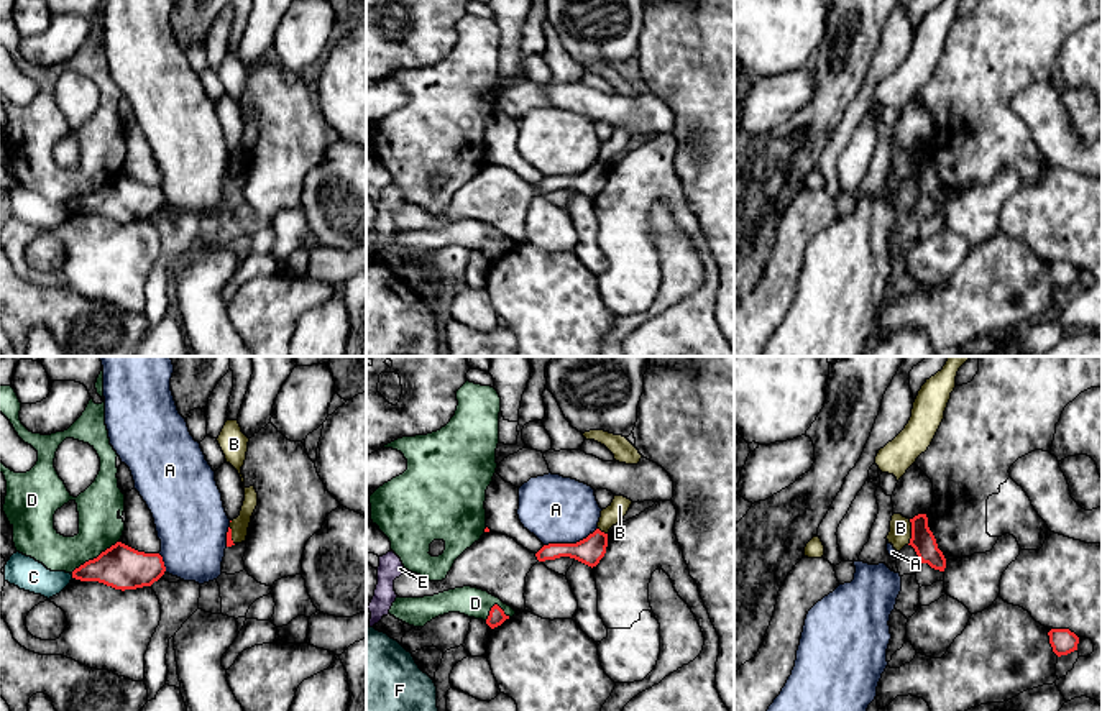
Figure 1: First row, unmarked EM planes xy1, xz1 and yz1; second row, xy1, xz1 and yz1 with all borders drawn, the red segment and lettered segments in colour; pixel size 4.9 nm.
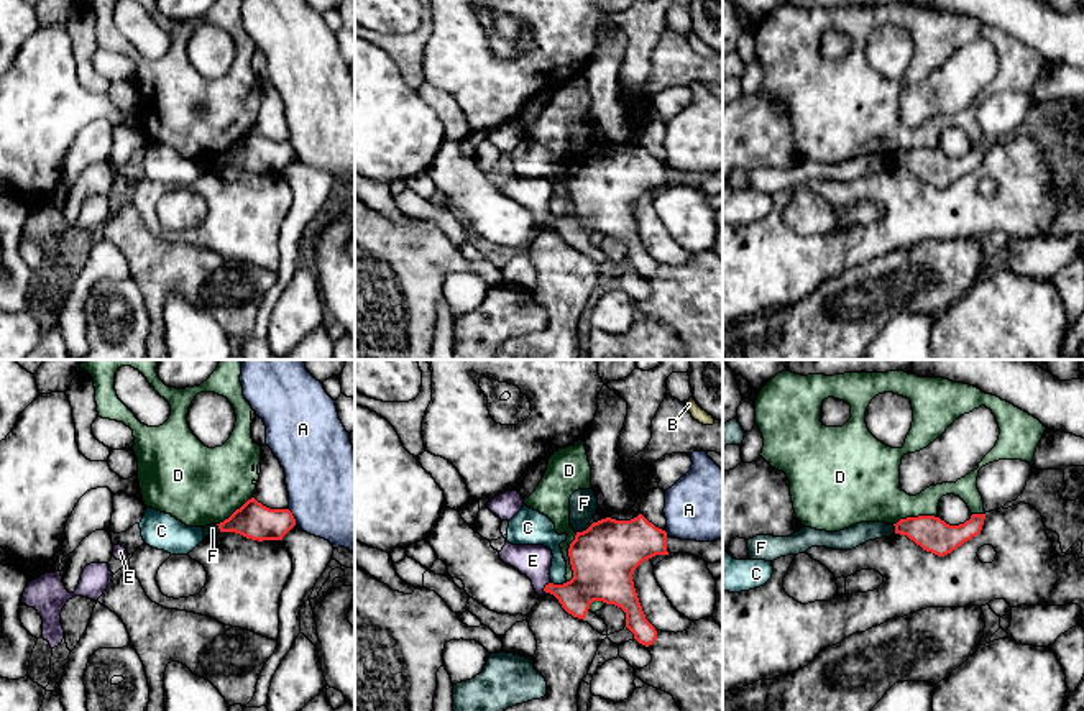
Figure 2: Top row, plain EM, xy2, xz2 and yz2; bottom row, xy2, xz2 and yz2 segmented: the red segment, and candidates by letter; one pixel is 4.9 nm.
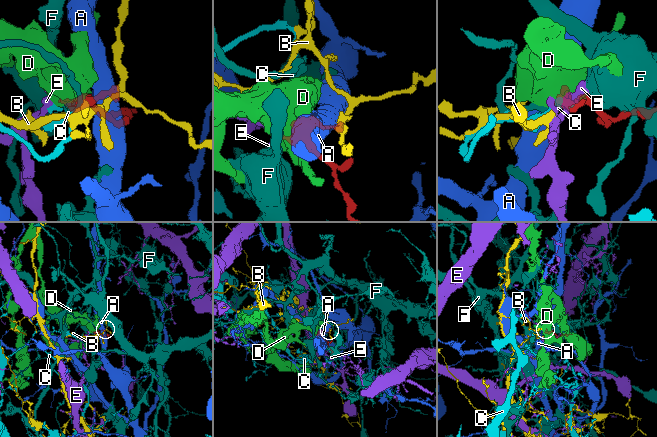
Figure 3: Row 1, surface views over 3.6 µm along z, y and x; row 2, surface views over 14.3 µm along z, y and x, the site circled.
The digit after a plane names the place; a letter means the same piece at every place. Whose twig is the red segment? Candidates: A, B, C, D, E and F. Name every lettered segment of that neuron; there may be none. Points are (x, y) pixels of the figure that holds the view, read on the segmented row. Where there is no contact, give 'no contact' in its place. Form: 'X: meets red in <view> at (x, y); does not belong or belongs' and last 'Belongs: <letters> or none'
A: meets red in xz1 at (570, 544); does not belong
B: meets red in yz1 at (912, 532); does not belong
C: meets red in xz2 at (559, 585); does not belong
D: meets red in xz2 at (569, 555); does not belong
E: meets red in xz2 at (546, 587); belongs
F: meets red in xz2 at (583, 531); does not belong
Belongs: E

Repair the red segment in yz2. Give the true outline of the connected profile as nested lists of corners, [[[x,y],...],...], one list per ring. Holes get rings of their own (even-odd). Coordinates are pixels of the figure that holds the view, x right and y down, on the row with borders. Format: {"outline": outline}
{"outline": [[[972,514],[969,521],[959,525],[949,525],[935,516],[918,516],[900,519],[895,534],[907,535],[923,550],[944,557],[961,547],[964,542],[979,535],[985,514]]]}

